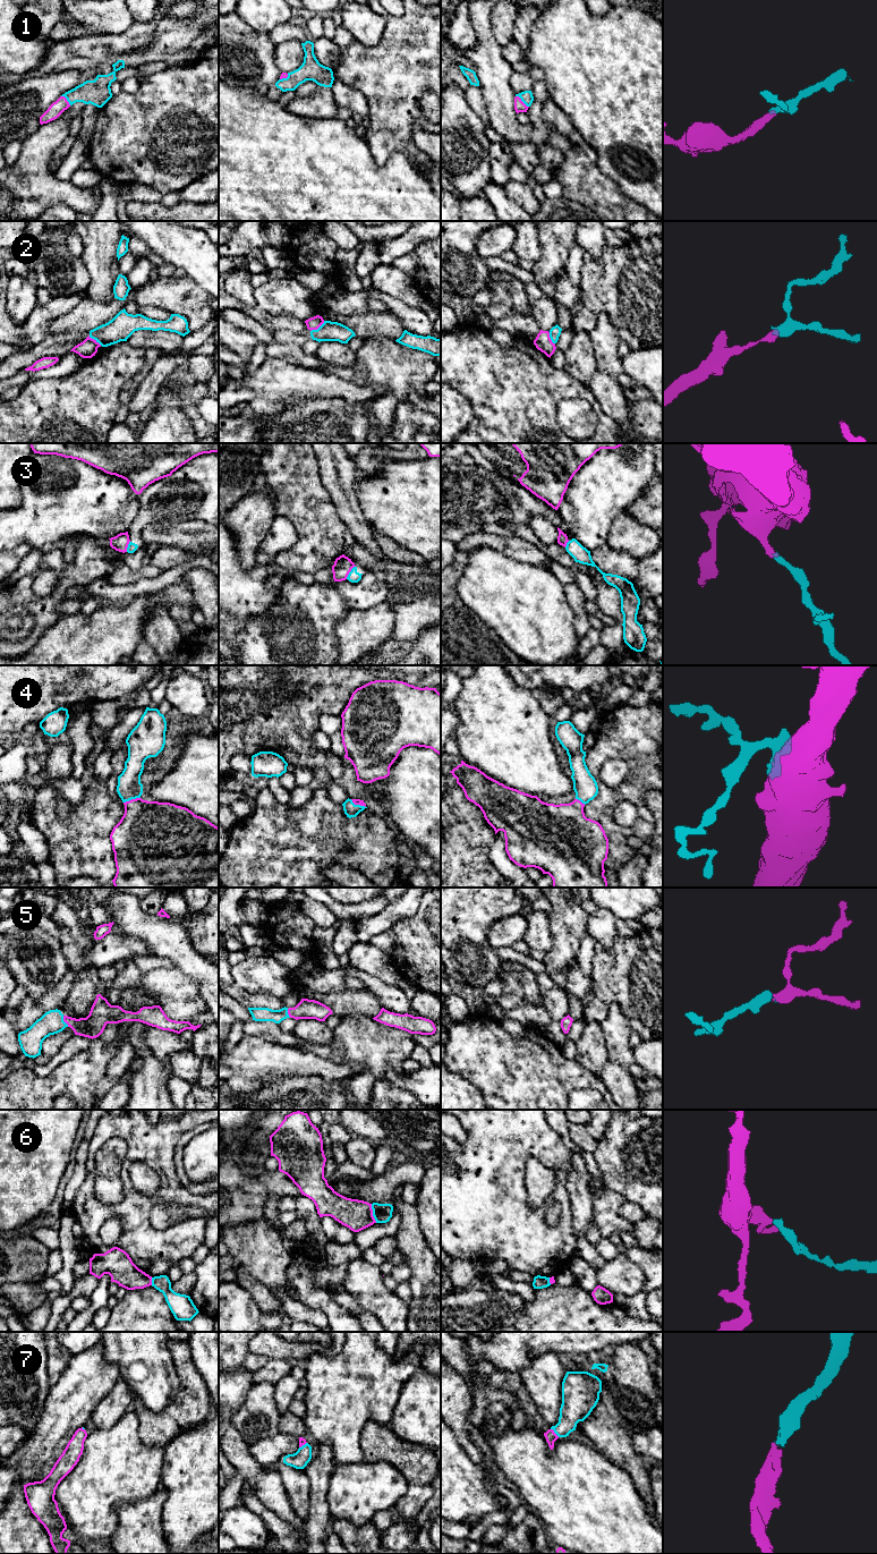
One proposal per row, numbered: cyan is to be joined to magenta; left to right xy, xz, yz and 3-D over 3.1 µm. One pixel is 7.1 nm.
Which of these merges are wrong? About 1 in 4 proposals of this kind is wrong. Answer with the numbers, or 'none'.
2, 3, 6

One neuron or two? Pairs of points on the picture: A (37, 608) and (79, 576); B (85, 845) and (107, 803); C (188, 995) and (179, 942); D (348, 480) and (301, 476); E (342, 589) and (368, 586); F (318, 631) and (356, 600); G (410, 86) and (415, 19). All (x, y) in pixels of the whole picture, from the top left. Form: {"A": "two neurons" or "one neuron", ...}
{"A": "one neuron", "B": "one neuron", "C": "two neurons", "D": "two neurons", "E": "one neuron", "F": "two neurons", "G": "one neuron"}

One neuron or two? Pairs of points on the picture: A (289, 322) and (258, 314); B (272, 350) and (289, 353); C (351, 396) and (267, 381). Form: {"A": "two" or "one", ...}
{"A": "one", "B": "one", "C": "one"}

